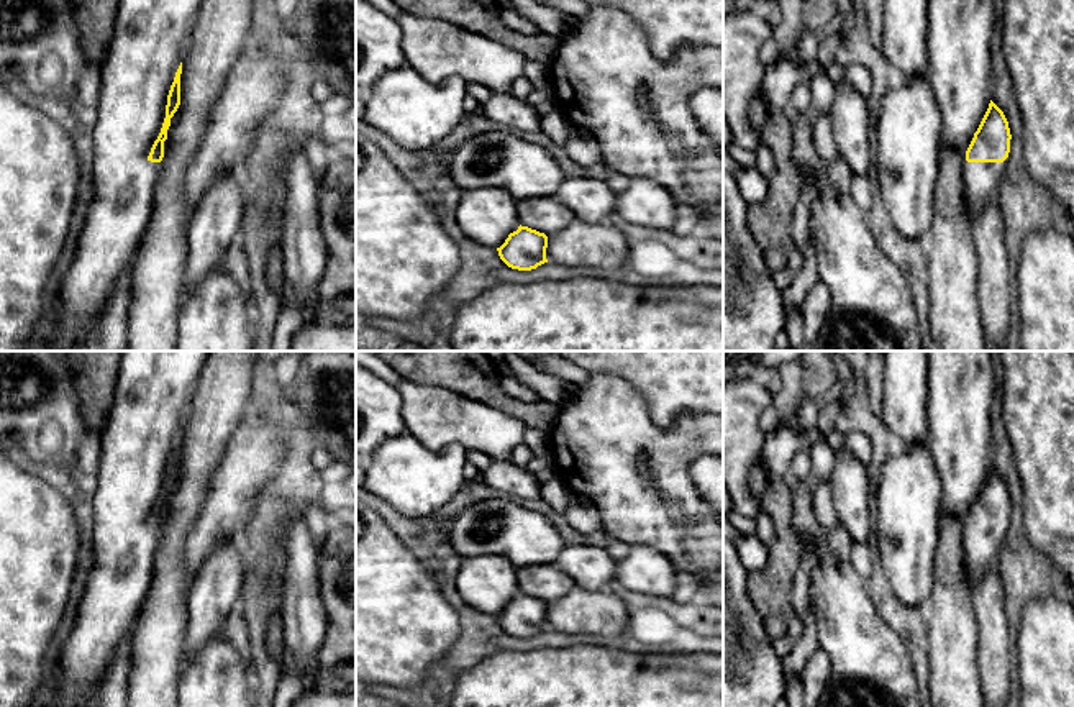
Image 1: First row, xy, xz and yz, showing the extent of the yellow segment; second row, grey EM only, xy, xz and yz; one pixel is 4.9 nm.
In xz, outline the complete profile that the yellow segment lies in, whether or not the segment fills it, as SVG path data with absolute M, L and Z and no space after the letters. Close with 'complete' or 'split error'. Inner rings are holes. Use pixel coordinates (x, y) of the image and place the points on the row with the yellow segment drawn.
M469 190L454 213L459 230L472 241L497 249L508 267L531 271L548 262L548 236L520 225L517 200L507 190Z | split error

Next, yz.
M928 0L928 82L941 115L940 143L963 156L966 212L972 221L997 195L1012 139L1008 121L990 97L994 26L994 0Z | split error

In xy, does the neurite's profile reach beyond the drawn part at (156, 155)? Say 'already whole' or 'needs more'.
needs more

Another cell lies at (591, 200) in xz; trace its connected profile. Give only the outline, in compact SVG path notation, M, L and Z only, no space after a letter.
M513 133L472 135L444 157L443 171L449 172L462 194L498 187L517 202L556 197L587 223L602 223L617 207L617 194L605 180L566 176L557 157Z

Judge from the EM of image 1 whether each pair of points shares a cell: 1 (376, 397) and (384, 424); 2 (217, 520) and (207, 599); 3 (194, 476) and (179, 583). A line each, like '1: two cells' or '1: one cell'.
1: one cell
2: two cells
3: one cell

